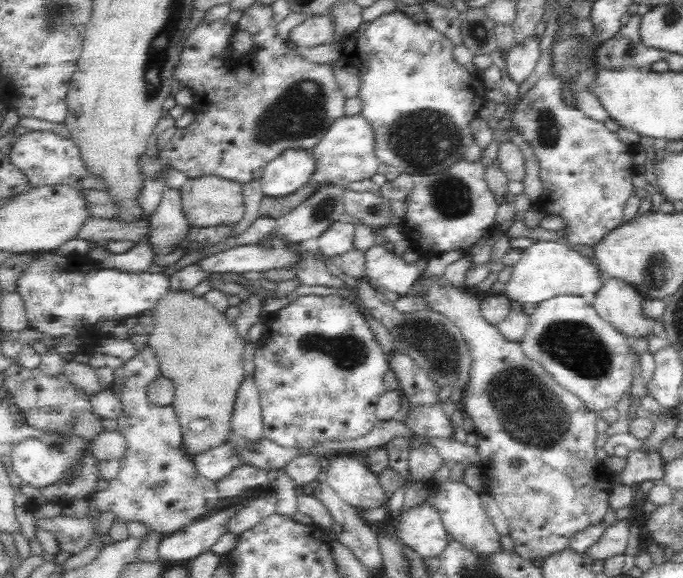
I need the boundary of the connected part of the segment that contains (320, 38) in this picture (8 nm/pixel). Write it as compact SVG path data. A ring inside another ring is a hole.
M331 14L316 15L292 28L289 40L300 47L319 46L335 41L335 20Z

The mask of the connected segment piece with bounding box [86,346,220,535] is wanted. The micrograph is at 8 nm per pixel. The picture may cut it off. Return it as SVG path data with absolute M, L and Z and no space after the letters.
M149 346L114 371L111 391L124 407L117 432L126 438L128 452L121 461L118 476L109 481L105 490L96 490L86 497L86 503L88 512L110 511L118 521L142 522L158 534L170 535L212 514L220 495L217 483L200 476L193 458L183 452L182 428L173 407L156 406L148 401L148 386L160 375L160 363Z

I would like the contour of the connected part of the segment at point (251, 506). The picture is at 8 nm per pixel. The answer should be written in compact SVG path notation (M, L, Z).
M274 492L251 500L244 508L237 510L238 516L230 520L228 531L239 536L242 532L258 526L264 518L277 512L276 503L277 496Z

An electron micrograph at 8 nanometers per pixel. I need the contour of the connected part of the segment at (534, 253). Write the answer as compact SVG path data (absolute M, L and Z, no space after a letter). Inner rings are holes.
M537 241L523 249L522 256L513 266L512 275L506 283L505 294L511 301L522 304L538 304L565 294L591 299L604 284L605 276L599 272L596 264L582 253L558 241Z

